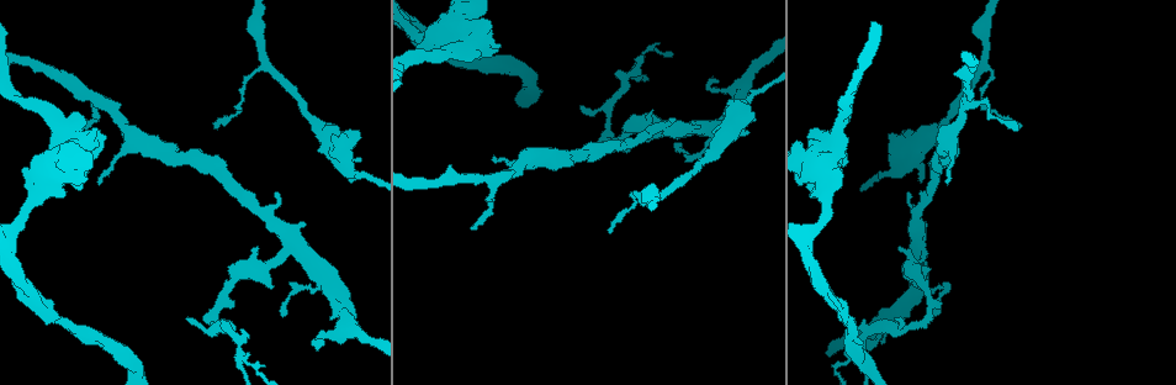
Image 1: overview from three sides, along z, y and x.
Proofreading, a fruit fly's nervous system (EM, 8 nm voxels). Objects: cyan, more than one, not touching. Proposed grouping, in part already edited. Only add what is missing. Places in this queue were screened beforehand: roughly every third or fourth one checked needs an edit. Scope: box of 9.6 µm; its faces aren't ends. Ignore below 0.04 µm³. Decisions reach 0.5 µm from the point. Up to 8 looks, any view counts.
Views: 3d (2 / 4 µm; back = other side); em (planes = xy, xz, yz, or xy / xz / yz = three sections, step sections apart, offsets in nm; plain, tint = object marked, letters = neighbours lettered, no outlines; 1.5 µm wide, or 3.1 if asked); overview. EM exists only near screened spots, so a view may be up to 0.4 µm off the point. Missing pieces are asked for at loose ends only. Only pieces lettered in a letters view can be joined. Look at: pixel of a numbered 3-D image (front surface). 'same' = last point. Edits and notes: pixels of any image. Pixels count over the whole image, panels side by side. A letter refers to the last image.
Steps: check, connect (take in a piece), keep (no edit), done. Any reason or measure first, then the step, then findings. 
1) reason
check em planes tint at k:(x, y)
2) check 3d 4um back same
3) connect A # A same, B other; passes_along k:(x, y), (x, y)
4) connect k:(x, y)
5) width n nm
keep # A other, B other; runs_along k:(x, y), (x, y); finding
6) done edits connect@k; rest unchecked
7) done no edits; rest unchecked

check em xz step 4 tint at 1:(317, 351)

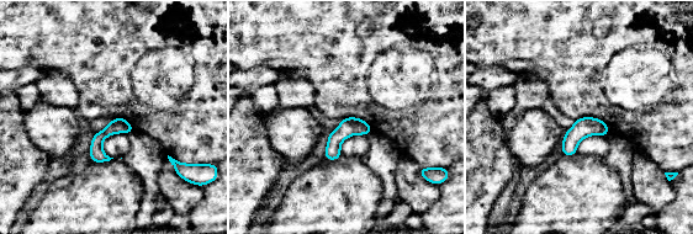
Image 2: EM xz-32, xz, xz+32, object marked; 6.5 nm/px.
check em xy step 8 letters same

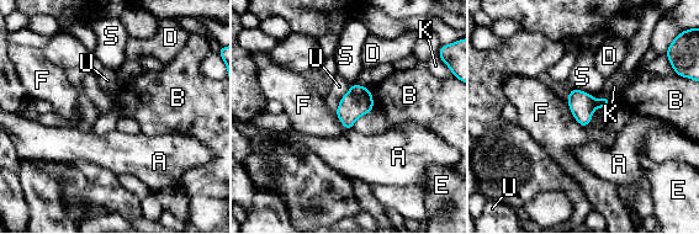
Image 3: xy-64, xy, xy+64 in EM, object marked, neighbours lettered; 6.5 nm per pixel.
keep # A other, B other, D other, E other, F other, K other, S other, U other; border 3:(351, 128), (345, 131); no lettered piece goes on from it

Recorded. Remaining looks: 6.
free end
check 3d 2um at 1:(353, 181)

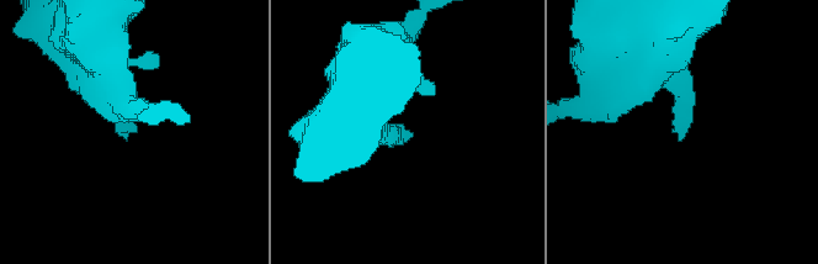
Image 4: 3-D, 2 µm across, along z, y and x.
check em planes letters at 4:(679, 136)

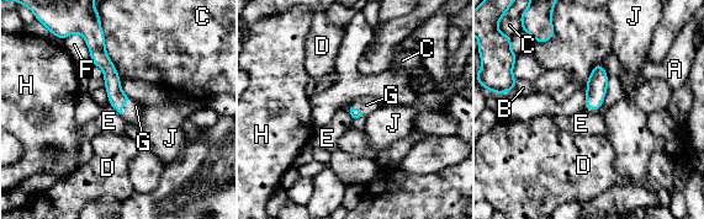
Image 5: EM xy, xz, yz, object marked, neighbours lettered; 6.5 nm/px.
connect G # A other, B other, C other, D other, E other, F other, G same, H other, J other; passes_along 5:(117, 99), (123, 105), (131, 112); the cell continues

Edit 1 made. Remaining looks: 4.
redraw
check overview

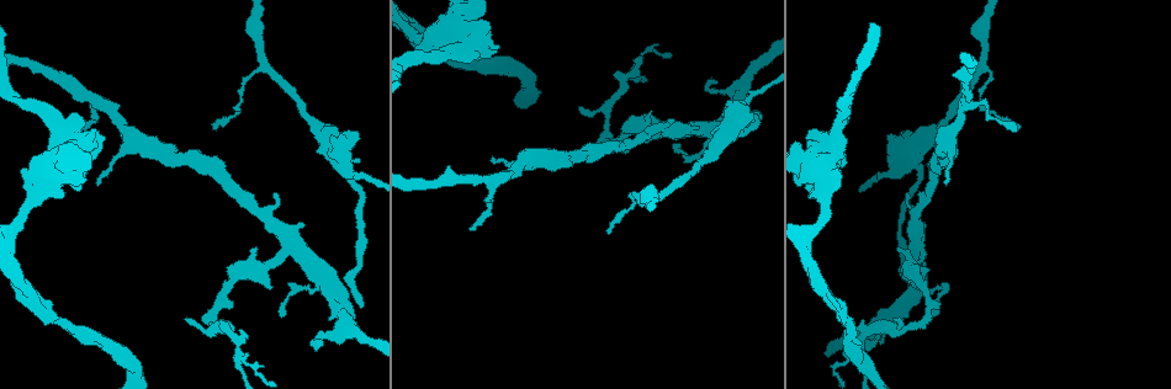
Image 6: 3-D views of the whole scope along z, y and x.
free end
check em planes letters at 6:(1015, 129)

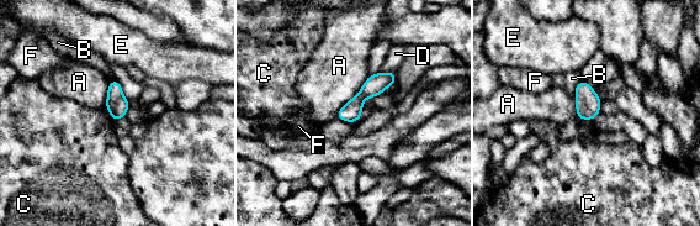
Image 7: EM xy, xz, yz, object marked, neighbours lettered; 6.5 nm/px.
width 140 nm
keep # A other, B other, C other, D other, E other, F other; border 7:(105, 109), (113, 121); none of them fits

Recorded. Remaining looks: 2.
done edits connect@5; rest unchecked

